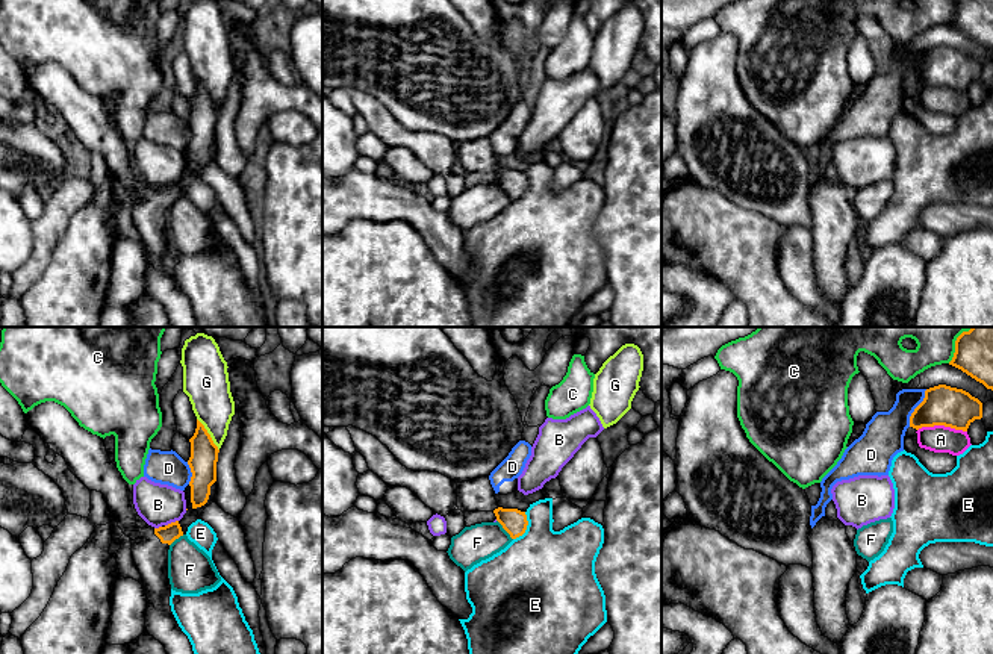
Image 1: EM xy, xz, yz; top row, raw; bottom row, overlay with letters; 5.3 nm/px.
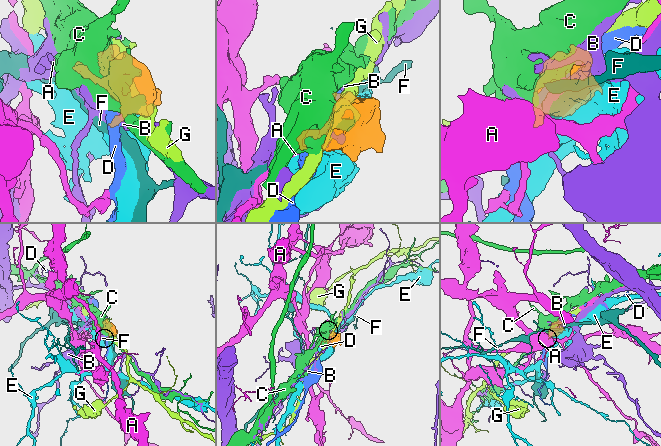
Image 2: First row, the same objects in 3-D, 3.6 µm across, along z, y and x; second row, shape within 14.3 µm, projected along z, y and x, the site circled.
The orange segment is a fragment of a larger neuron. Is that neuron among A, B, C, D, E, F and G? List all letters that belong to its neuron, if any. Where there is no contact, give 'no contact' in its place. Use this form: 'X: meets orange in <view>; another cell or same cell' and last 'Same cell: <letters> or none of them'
A: meets orange in yz; another cell
B: meets orange in xy; another cell
C: meets orange in yz; another cell
D: meets orange in yz; another cell
E: meets orange in xz; another cell
F: meets orange in xz; another cell
G: meets orange in xy; another cell
Same cell: none of them

